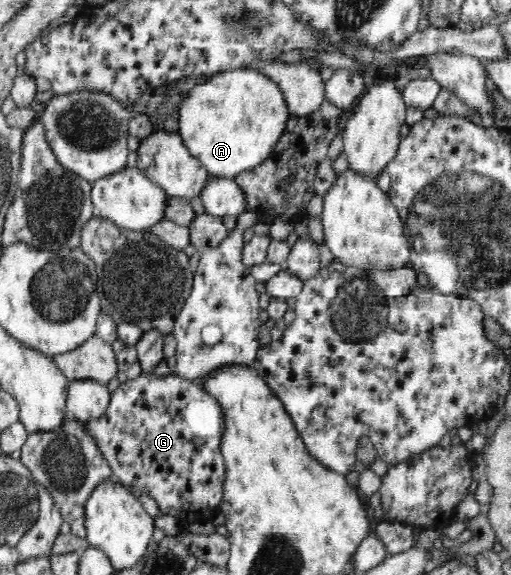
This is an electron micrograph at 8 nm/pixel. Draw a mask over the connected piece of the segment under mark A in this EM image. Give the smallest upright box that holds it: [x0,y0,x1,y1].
[179,68,292,179]

